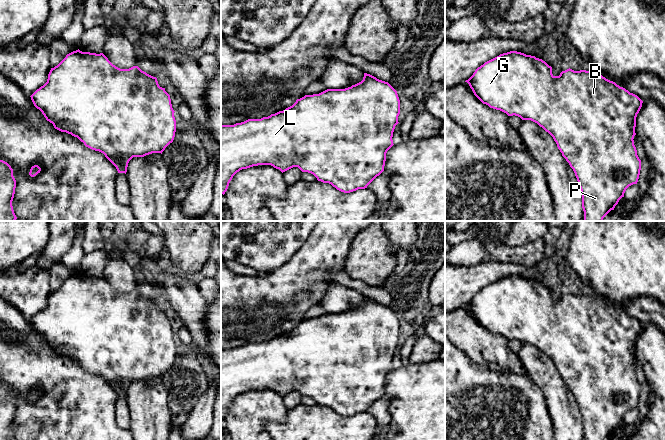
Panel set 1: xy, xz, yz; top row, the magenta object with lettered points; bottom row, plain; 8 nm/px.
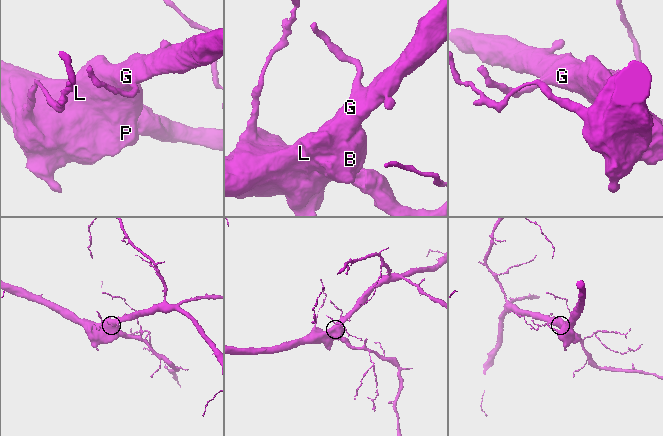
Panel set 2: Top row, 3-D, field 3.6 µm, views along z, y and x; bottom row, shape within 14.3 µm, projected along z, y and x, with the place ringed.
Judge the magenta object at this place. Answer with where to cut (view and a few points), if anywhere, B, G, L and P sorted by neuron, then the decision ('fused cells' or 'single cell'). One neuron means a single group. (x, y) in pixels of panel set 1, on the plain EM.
no cut; B G L P; single cell

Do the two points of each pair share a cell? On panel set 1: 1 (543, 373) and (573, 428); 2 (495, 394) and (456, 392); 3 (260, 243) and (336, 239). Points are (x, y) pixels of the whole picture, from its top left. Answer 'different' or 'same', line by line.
1: same
2: same
3: different

